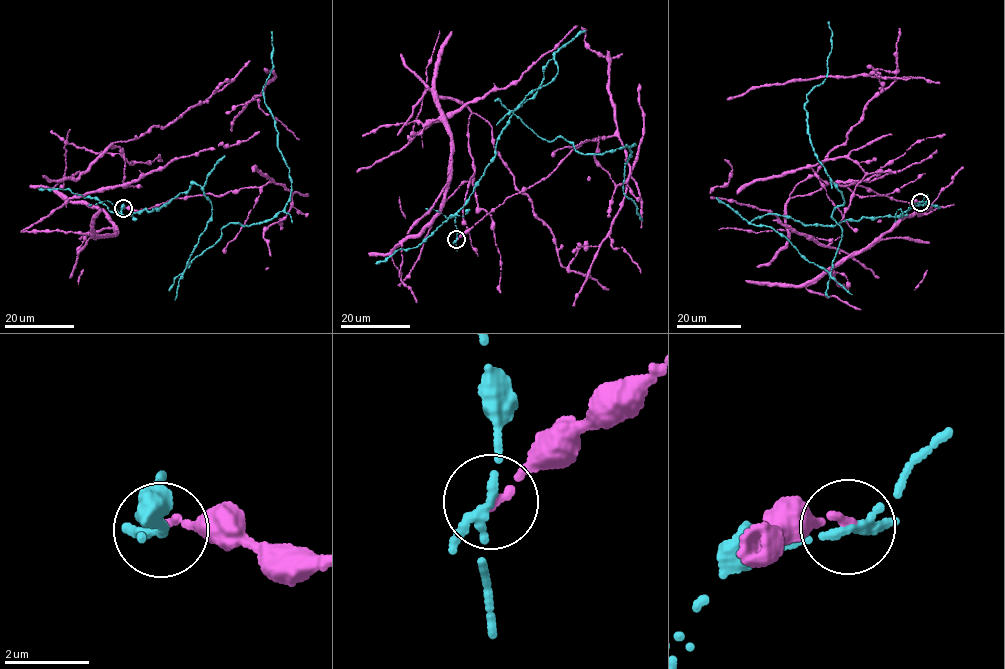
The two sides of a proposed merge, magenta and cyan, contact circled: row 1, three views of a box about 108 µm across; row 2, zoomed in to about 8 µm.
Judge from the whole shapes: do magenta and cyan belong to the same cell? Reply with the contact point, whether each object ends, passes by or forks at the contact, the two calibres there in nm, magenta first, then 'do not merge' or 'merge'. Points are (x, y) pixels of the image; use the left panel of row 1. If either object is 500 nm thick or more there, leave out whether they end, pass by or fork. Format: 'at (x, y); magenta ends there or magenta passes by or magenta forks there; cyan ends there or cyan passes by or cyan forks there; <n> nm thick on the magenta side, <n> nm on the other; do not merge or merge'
at (123, 208); magenta ends there; cyan passes by; 180 nm thick on the magenta side, 200 nm on the other; do not merge

